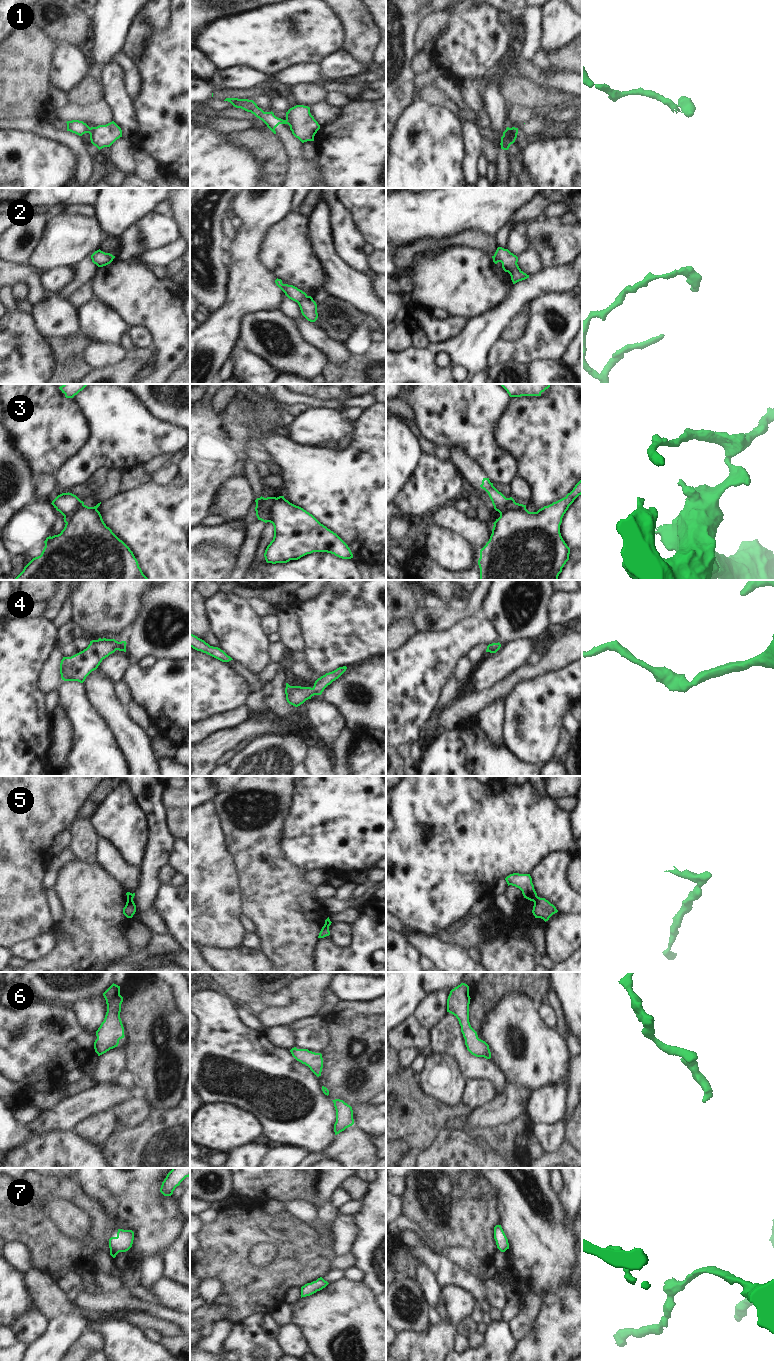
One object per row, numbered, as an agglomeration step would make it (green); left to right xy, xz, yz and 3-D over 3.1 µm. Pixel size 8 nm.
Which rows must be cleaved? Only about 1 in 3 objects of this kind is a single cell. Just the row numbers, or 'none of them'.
1, 2, 3, 5

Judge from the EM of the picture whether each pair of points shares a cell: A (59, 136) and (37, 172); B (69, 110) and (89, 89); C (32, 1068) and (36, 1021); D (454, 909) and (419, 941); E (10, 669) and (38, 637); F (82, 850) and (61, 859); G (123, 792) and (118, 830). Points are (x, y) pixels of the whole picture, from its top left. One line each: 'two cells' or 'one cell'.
A: two cells
B: two cells
C: one cell
D: two cells
E: one cell
F: two cells
G: one cell

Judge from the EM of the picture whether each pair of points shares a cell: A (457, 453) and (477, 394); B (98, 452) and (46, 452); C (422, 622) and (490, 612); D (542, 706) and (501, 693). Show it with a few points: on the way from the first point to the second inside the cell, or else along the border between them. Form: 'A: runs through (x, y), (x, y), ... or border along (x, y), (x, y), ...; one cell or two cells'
A: border along (449, 449), (461, 448), (477, 463); two cells
B: border along (90, 432), (87, 442), (60, 468); two cells
C: border along (489, 591), (480, 613); two cells
D: border along (527, 681), (522, 681), (504, 700); two cells

